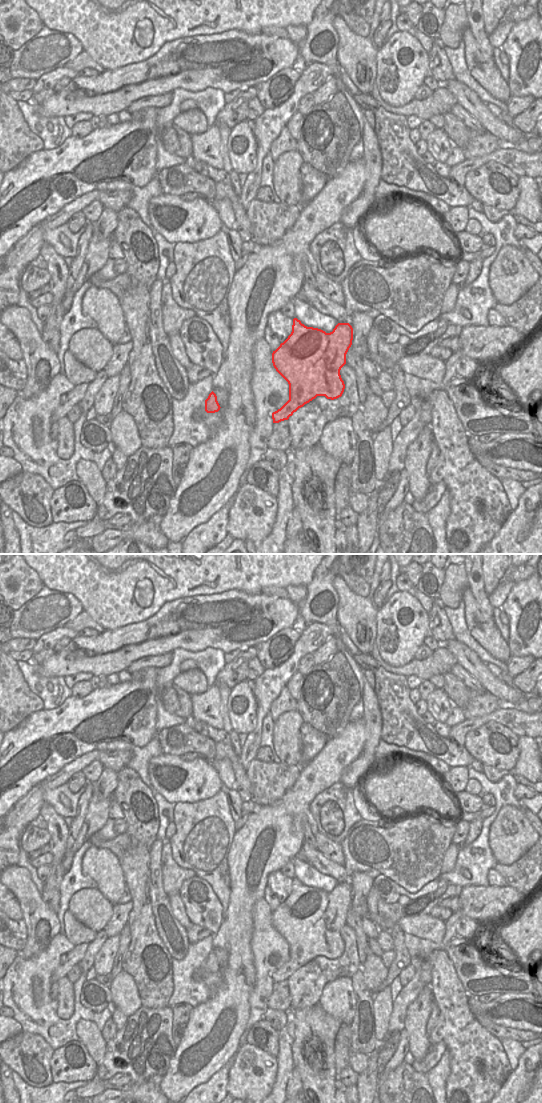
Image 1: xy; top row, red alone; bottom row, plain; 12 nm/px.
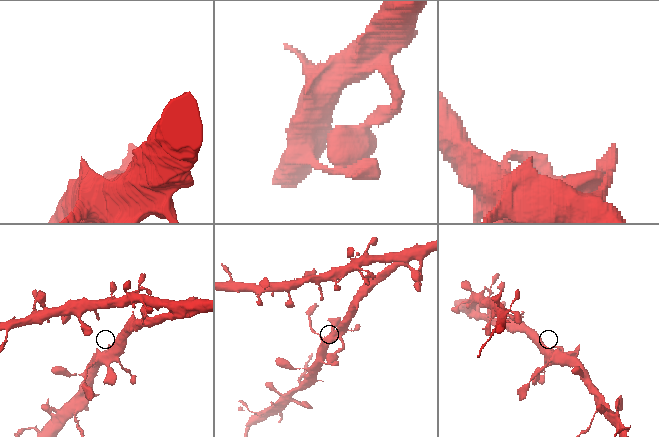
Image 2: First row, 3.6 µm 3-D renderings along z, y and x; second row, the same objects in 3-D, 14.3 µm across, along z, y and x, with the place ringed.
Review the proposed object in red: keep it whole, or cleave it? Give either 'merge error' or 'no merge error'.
no merge error

